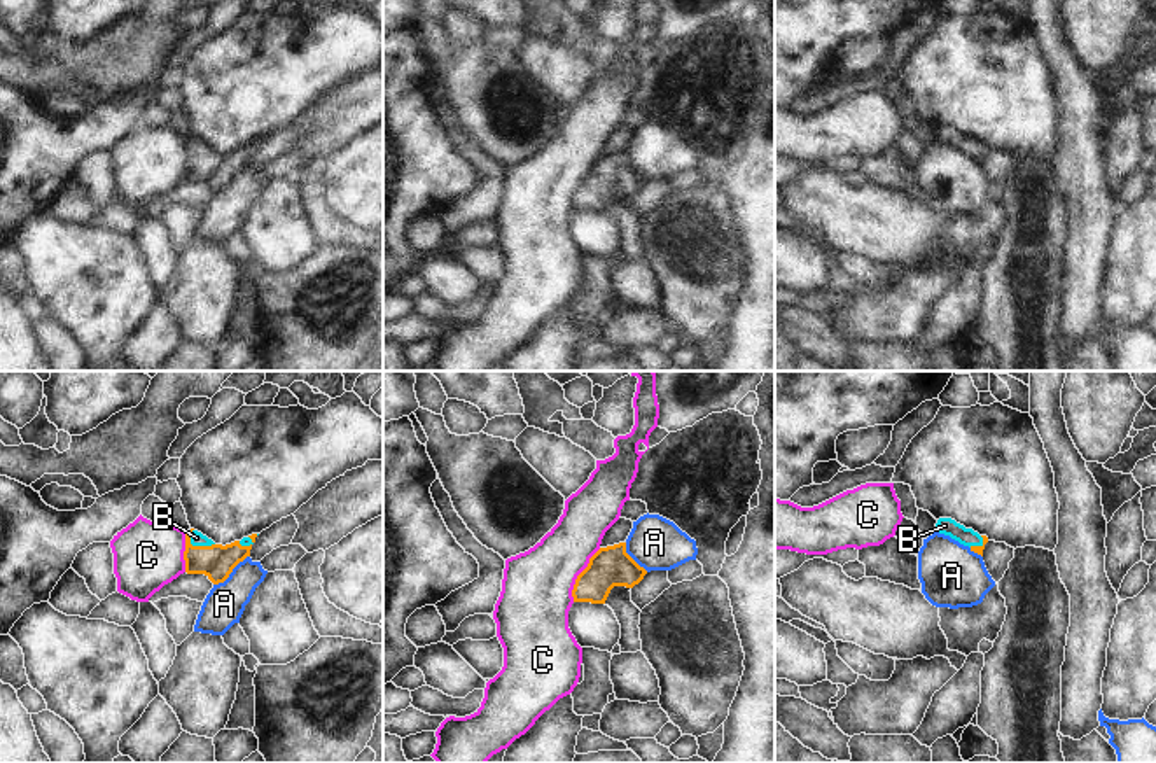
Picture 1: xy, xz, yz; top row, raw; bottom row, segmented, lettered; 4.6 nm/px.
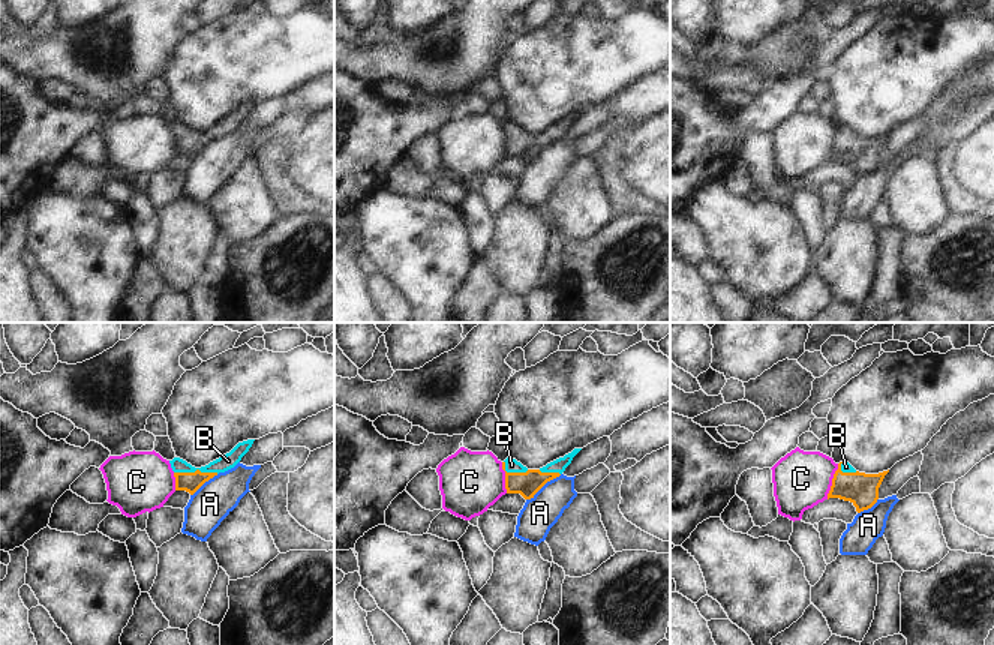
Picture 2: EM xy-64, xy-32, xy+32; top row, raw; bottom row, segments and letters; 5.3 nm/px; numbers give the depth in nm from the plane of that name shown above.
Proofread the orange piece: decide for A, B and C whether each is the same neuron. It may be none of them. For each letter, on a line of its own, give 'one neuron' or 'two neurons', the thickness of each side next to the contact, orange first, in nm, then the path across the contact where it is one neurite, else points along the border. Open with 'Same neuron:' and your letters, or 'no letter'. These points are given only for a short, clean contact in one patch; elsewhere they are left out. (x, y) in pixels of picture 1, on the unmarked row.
Same neuron: B
A: two neurons | 160/180 nm | along xy (249, 163), (222, 189), (214, 193)
B: one neuron | 160/60 nm | across xy (217, 170), (198, 154), (196, 146)
C: two neurons | 180/320 nm

